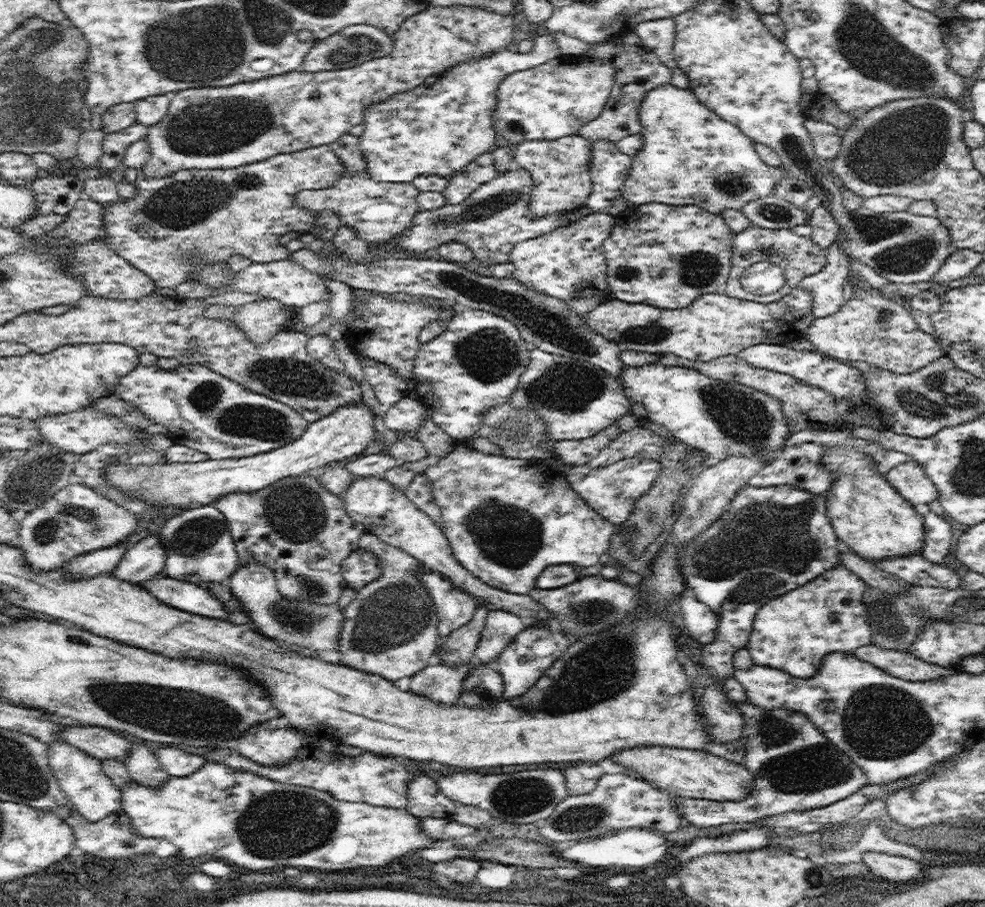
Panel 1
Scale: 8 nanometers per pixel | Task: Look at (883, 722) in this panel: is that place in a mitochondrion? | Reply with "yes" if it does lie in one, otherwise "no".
yes

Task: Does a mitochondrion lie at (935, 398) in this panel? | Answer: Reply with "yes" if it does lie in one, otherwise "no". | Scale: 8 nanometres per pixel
yes

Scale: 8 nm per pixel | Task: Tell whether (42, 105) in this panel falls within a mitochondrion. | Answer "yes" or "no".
yes

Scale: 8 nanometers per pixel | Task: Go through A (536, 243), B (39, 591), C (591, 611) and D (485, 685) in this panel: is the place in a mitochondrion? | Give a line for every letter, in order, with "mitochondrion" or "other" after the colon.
A: other
B: other
C: mitochondrion
D: mitochondrion

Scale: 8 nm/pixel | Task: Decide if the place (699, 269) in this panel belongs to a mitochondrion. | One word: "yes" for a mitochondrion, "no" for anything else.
yes

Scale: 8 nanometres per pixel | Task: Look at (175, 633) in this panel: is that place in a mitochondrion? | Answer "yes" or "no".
no

